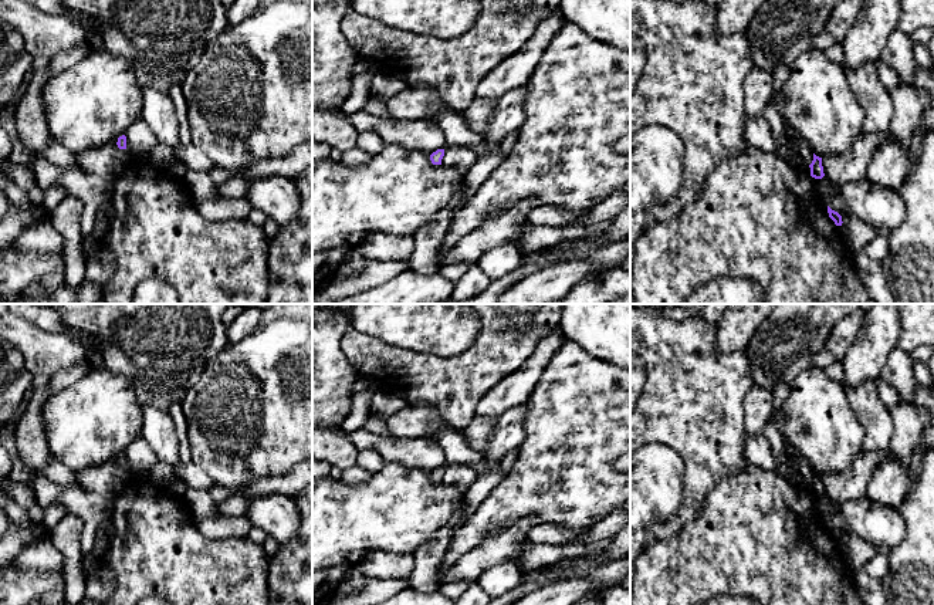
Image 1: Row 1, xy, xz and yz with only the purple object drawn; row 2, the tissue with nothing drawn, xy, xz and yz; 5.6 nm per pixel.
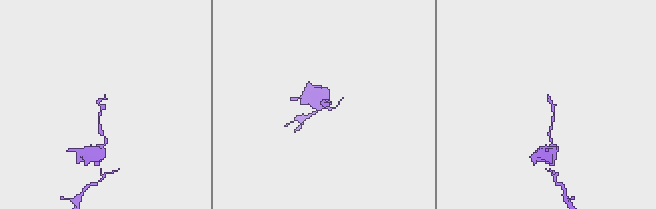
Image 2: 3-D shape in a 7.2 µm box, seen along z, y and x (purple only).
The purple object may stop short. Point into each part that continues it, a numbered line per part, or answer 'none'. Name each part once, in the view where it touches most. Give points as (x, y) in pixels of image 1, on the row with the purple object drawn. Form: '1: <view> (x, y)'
none

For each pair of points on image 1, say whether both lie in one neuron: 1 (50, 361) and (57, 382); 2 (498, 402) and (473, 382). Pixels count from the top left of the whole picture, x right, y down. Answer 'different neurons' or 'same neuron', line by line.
1: different neurons
2: different neurons

